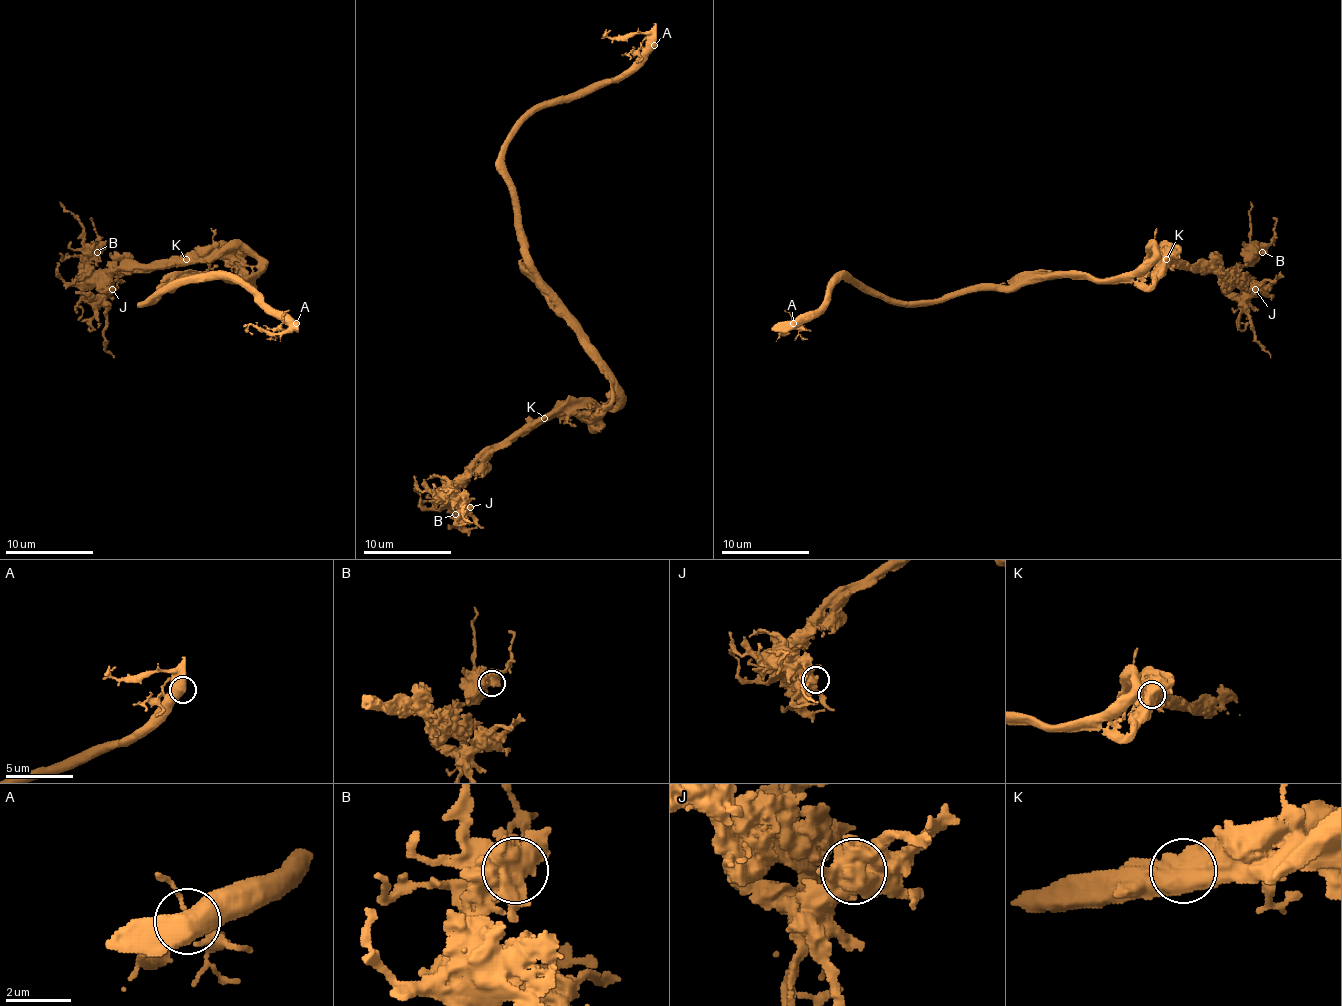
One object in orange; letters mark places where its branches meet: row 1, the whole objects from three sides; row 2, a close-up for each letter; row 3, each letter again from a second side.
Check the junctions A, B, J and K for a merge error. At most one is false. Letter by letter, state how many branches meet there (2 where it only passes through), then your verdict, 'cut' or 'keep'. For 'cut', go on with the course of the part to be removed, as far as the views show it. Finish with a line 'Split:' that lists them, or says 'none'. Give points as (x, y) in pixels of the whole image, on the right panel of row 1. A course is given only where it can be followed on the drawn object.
A: 2 branches meet; keep
B: 3 branches meet; keep
J: 2 branches meet; keep
K: 2 branches meet; cut; foreign part runs (1167, 258), (1160, 252), (1162, 270), (1147, 285), (1067, 276), (1012, 276), (1008, 281)
Split: K

